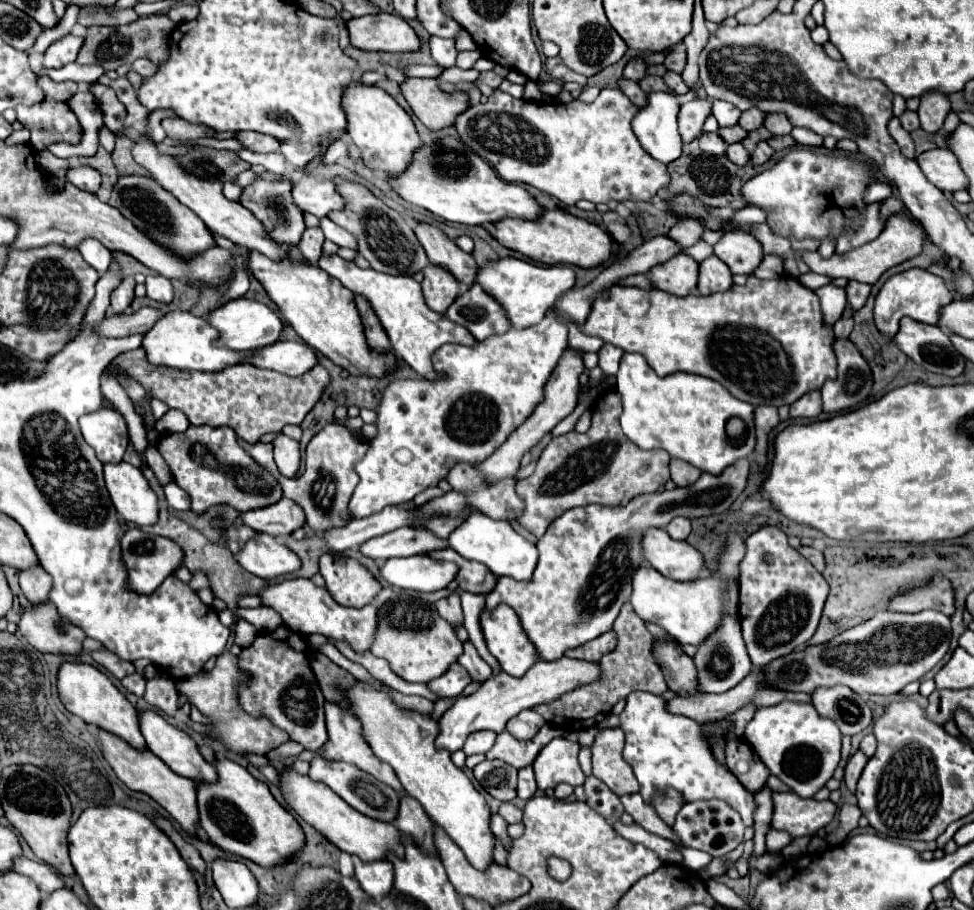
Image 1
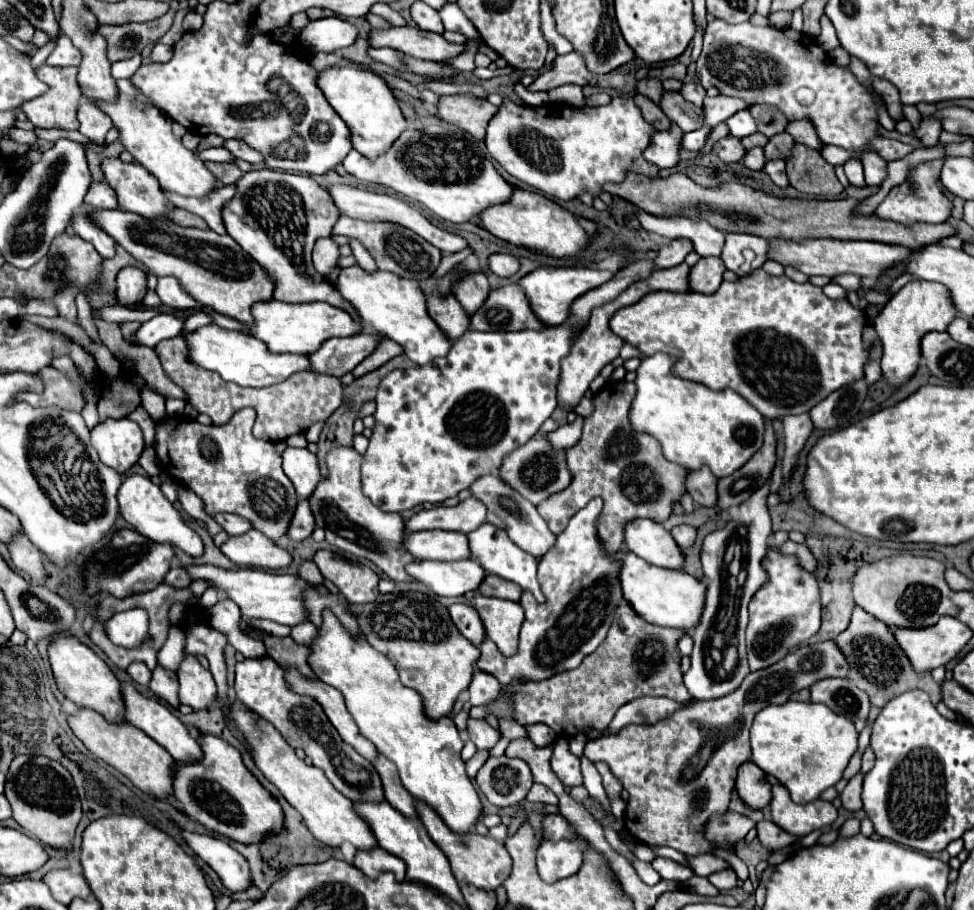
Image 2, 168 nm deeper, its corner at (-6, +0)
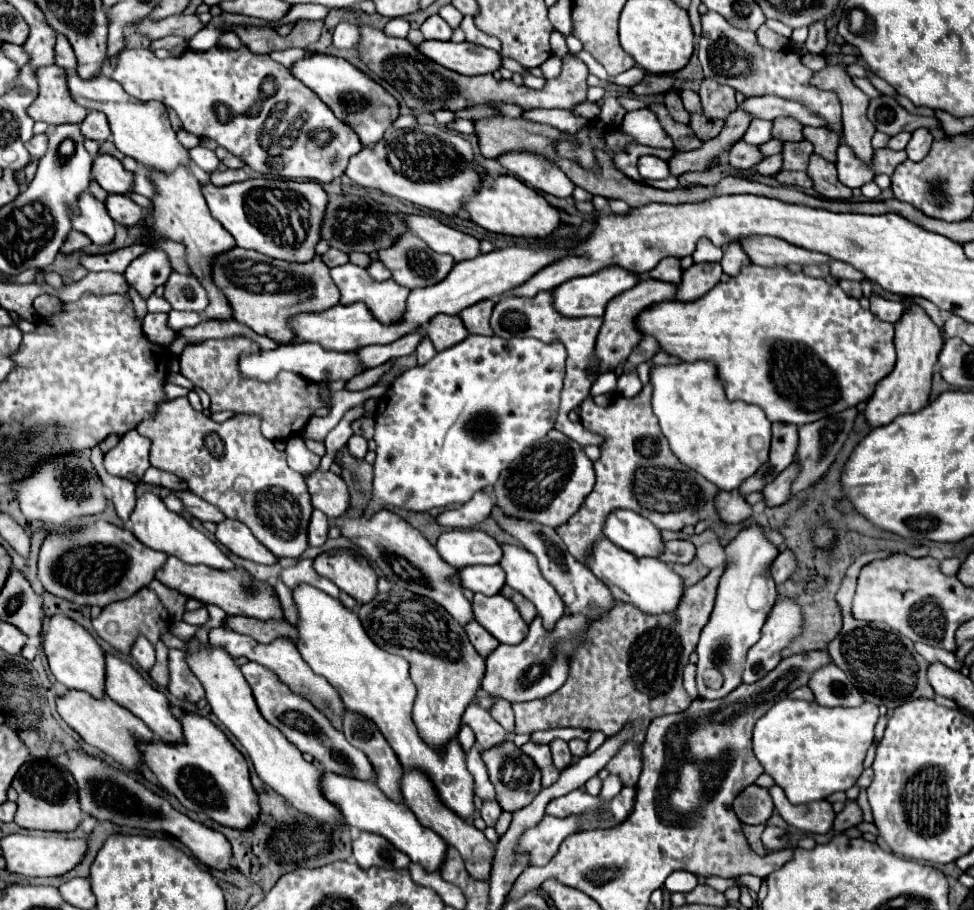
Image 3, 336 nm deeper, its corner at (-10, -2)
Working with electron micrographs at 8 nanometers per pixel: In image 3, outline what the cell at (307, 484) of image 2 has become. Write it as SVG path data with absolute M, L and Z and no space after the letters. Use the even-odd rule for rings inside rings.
M316 468L316 472L312 472L312 476L304 476L304 480L314 508L322 510L328 518L336 518L346 512L348 490L338 474L334 474L332 470L324 472Z

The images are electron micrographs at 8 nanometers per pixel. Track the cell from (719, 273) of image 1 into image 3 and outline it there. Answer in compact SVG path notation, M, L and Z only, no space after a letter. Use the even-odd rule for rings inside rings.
M718 262L692 264L682 274L682 282L676 292L676 300L692 302L692 300L704 296L716 282L720 282L720 278L722 278L722 268Z

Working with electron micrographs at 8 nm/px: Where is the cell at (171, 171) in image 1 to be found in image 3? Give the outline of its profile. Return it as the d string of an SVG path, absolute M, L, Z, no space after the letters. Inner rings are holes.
M68 74L68 88L72 98L88 108L88 110L98 110L104 112L112 130L112 140L116 144L116 148L126 154L132 156L136 162L144 164L148 170L156 170L156 172L174 172L178 166L186 166L190 168L190 150L184 148L178 138L176 132L170 126L170 120L166 116L166 108L160 102L138 102L132 96L128 96L124 92L124 88L106 76L96 76L92 80L80 80L78 74Z

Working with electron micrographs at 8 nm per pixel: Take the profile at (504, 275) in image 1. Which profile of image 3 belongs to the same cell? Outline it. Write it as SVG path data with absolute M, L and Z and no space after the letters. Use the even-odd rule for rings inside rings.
M610 266L610 268L604 268L596 274L590 274L590 276L580 276L576 280L568 280L568 284L560 284L560 288L552 290L552 306L566 318L584 318L584 316L602 316L604 314L604 306L610 298L622 294L624 290L632 288L636 284L638 276L624 270L624 268L618 268L618 266Z

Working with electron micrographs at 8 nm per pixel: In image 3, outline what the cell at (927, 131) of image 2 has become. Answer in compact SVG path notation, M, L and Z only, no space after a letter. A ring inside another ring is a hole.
M926 128L916 130L916 132L912 134L912 140L910 140L910 142L908 142L908 146L906 146L908 158L910 158L910 160L914 160L914 162L922 160L922 158L930 152L932 142L934 142L934 136L930 134L930 130L926 130Z

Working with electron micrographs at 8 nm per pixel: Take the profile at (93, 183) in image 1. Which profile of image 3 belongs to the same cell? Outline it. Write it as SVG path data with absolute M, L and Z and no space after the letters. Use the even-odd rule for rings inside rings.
M108 194L104 206L114 222L120 222L124 226L132 226L132 224L140 222L140 206L134 204L128 196Z

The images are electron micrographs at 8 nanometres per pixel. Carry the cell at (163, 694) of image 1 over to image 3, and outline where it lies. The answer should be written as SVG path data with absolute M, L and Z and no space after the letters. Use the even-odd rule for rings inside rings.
M162 642L156 644L156 664L150 670L150 678L162 688L168 686L168 648Z

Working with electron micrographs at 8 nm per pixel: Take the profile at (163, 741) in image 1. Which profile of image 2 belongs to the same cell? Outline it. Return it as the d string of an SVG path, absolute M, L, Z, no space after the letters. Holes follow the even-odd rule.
M130 682L122 684L122 686L120 686L120 692L122 692L122 700L124 700L124 710L126 710L124 718L126 718L132 726L140 728L140 730L146 732L150 738L154 738L156 742L160 742L160 746L164 746L164 748L172 754L172 758L174 758L176 762L198 762L198 760L202 758L200 744L188 734L186 726L170 712L170 708L168 708L166 704L158 702L156 698L144 696L144 694L142 694L134 684L130 684Z

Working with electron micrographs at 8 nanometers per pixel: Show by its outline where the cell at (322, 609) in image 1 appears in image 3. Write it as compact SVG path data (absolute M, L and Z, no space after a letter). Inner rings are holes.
M170 556L168 562L156 572L156 578L160 582L164 582L166 586L176 588L178 592L186 594L188 598L196 598L204 604L220 606L228 616L252 616L252 618L258 618L258 620L284 620L284 610L280 606L280 600L278 600L274 586L268 584L268 582L256 580L244 568L240 568L240 570L234 568L232 572L222 572L222 570L216 570L216 568L208 568L208 566L184 564L182 560L176 560L174 556ZM244 582L254 584L252 594L248 594L248 590L244 590Z

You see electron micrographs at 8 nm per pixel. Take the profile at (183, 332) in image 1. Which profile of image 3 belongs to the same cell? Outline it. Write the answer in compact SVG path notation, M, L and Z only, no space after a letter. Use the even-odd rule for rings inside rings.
M292 342L292 344L280 344L274 350L258 350L258 352L240 354L238 370L244 378L256 378L260 382L276 380L276 376L282 370L304 376L310 382L330 382L330 380L340 380L340 378L350 380L354 374L362 372L360 362L354 356L354 352L332 352L312 342Z

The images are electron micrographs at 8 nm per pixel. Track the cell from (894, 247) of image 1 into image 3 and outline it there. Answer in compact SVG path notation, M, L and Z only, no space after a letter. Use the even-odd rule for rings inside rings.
M750 236L750 238L740 238L744 250L748 252L752 264L758 266L788 266L788 264L800 264L800 266L810 266L810 264L830 264L832 258L824 256L820 252L812 252L806 248L800 248L796 244L788 244L786 240L774 238L774 236Z

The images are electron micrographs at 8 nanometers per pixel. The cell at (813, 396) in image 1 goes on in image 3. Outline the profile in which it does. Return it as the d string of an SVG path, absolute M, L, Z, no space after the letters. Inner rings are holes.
M794 460L784 472L780 472L780 476L774 478L774 482L770 482L762 490L764 504L766 506L780 506L780 504L784 504L790 498L790 494L792 494L792 484L794 484L798 472L800 472L800 464L798 464L798 460Z

